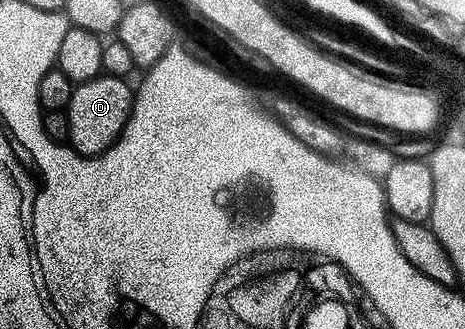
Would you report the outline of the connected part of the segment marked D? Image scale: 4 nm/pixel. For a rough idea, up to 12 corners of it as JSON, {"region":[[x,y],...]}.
{"region":[[122,76],[75,84],[66,139],[99,156],[119,139],[133,103]]}

